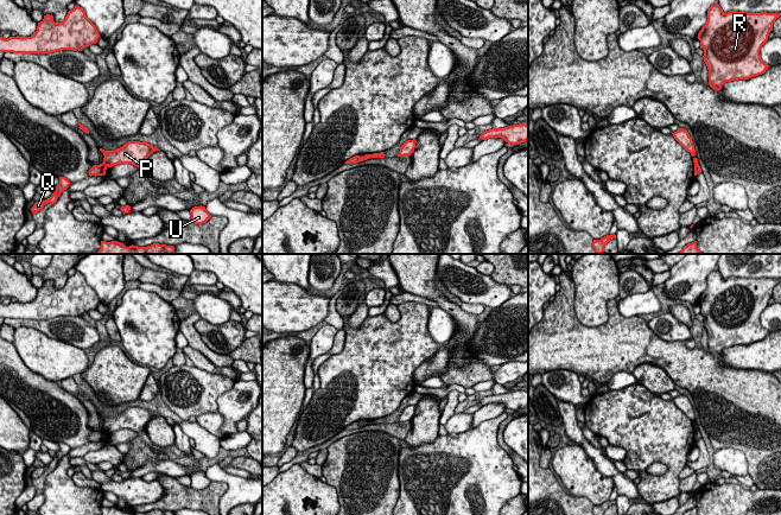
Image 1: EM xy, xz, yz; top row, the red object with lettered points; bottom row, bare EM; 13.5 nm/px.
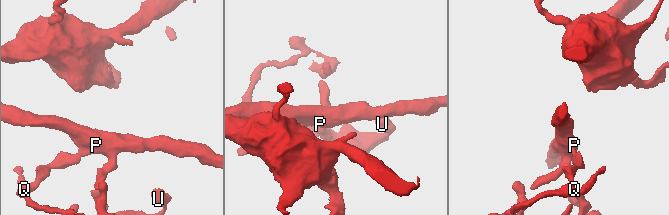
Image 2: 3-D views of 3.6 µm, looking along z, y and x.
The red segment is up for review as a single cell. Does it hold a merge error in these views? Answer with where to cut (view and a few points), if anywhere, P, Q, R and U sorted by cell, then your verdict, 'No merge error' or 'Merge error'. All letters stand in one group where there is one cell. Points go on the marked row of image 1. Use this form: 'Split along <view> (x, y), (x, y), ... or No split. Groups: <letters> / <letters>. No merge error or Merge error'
Split along xy (102, 163), (106, 166). Groups: P R / Q U. Merge error

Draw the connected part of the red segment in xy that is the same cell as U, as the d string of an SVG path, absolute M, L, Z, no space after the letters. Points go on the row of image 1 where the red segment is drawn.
M202 205L201 206L193 206L190 210L190 214L191 214L190 220L195 224L203 224L211 217L211 215L207 211L205 206L202 206Z

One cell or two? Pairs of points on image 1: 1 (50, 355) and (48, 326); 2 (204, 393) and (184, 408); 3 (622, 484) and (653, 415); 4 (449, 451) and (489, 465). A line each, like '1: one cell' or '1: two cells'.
1: two cells
2: one cell
3: two cells
4: one cell

